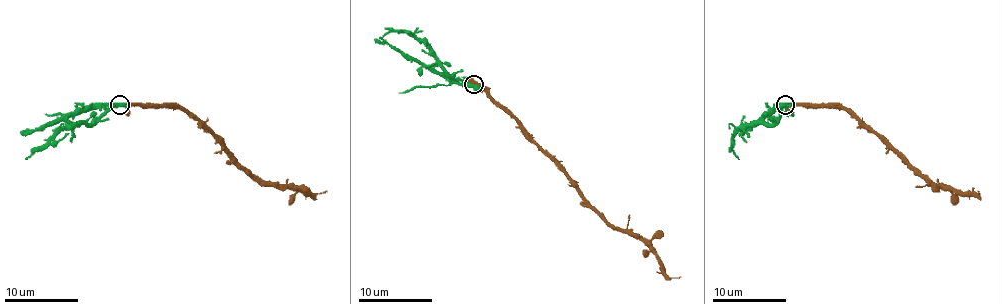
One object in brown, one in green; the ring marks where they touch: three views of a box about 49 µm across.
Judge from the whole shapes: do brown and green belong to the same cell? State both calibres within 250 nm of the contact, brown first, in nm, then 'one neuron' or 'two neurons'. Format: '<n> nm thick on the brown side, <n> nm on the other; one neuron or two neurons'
460 nm thick on the brown side, 650 nm on the other; two neurons

